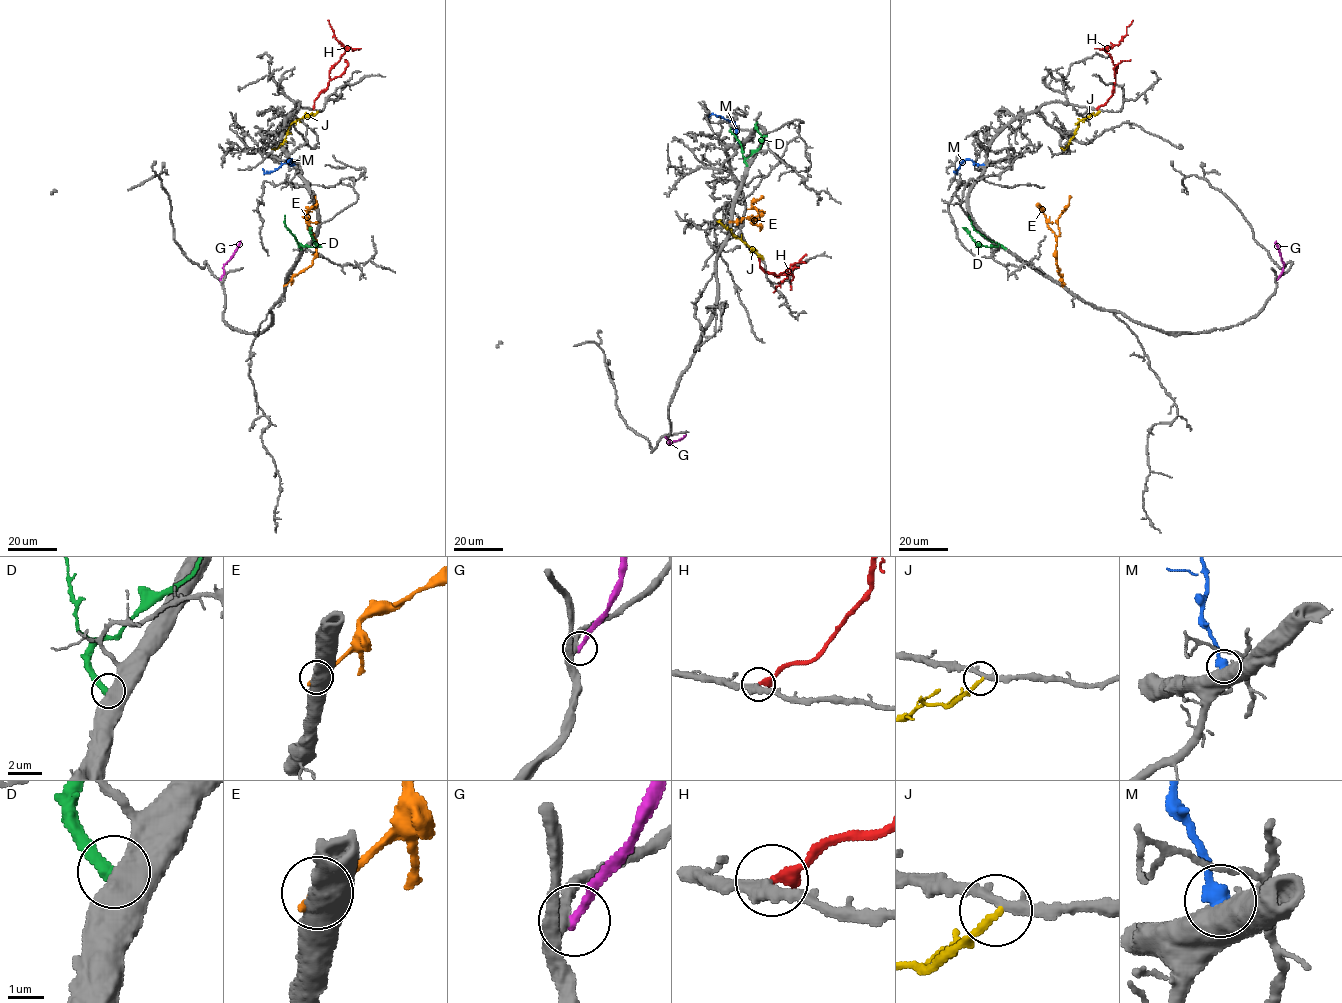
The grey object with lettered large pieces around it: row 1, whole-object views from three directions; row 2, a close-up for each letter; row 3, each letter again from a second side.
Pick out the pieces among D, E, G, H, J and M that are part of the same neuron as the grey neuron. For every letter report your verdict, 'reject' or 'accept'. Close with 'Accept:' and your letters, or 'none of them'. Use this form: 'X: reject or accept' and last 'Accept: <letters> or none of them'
D: reject
E: reject
G: reject
H: accept
J: reject
M: reject
Accept: H

